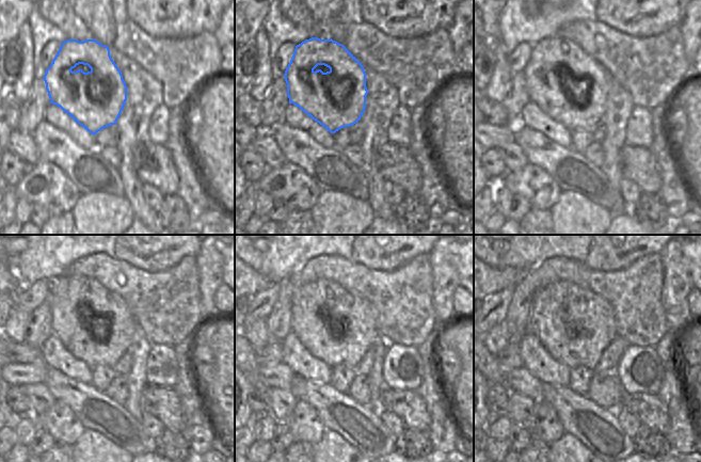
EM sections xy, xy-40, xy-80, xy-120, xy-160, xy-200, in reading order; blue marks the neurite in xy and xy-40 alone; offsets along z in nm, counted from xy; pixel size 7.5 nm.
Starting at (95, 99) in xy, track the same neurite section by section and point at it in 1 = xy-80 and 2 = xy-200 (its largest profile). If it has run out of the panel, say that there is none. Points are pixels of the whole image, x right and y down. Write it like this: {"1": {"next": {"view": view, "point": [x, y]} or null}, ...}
{"1": {"next": {"view": "xy-80", "point": [577, 99]}}, "2": {"next": {"view": "xy-200", "point": [575, 325]}}}

